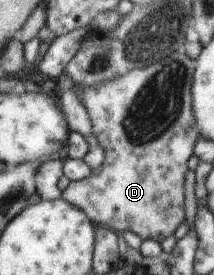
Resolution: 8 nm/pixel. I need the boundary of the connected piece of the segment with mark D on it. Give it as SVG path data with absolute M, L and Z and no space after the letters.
M171 50L157 62L131 69L124 75L96 82L84 87L75 83L70 88L84 106L92 133L103 151L97 174L90 174L78 181L69 181L60 192L60 198L78 207L96 225L113 232L132 231L141 240L147 238L161 242L174 234L183 218L183 174L187 158L193 154L197 140L197 127L192 110L193 61L183 51Z

